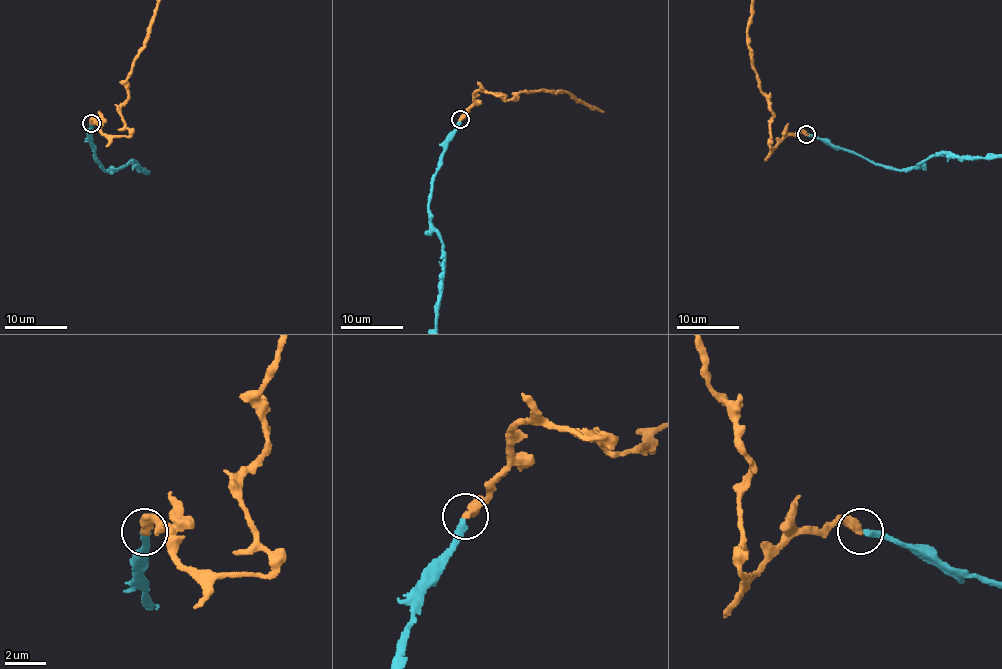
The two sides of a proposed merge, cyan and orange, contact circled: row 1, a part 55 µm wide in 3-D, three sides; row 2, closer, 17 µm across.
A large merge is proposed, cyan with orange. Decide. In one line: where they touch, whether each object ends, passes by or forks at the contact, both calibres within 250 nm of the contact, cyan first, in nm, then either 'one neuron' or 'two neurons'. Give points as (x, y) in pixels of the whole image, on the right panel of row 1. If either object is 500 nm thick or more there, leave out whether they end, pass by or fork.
(806, 134) | cyan ends | orange ends | 280/360 nm | one neuron

